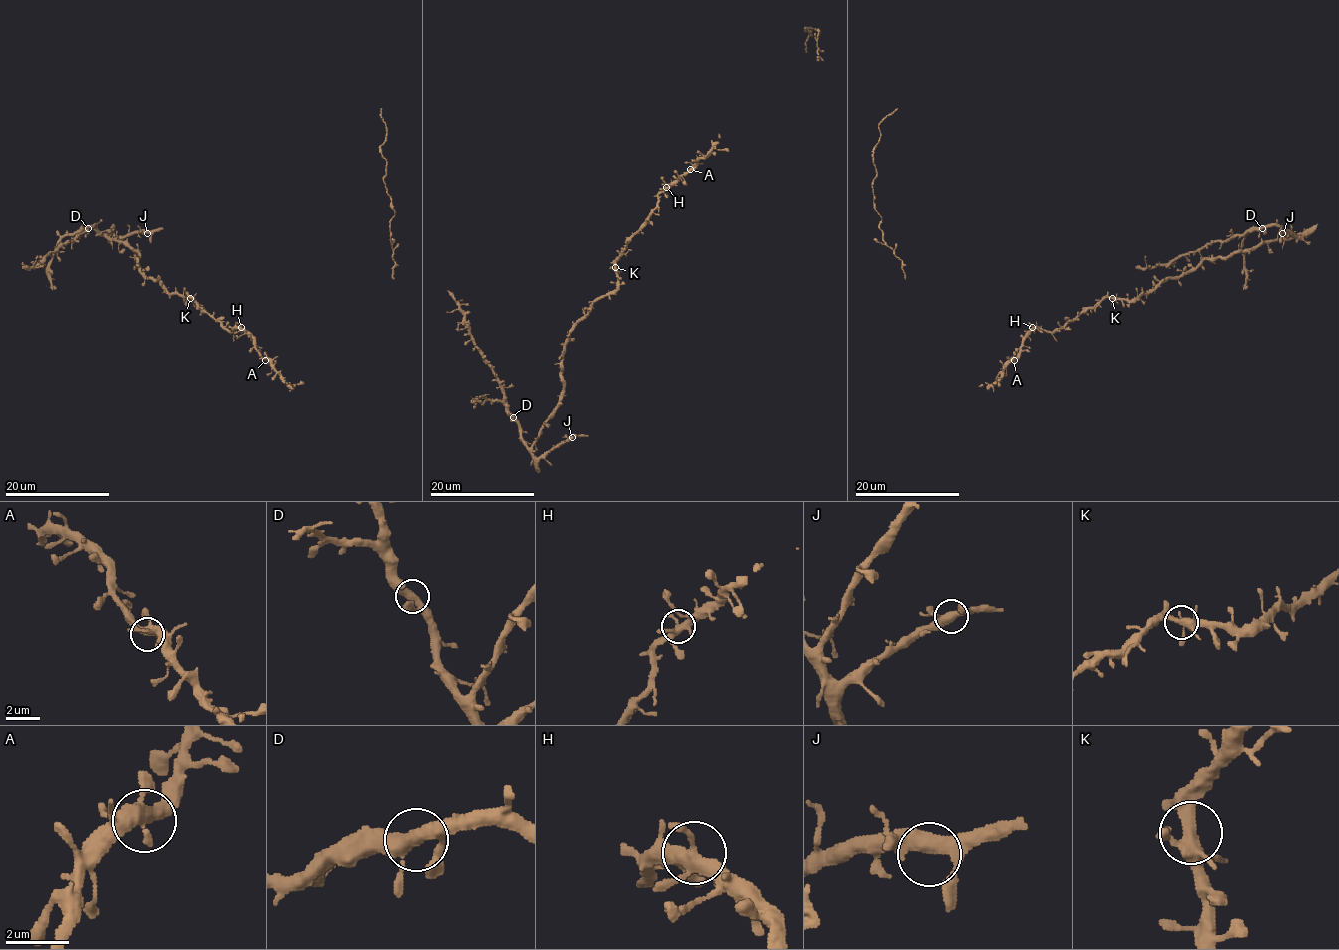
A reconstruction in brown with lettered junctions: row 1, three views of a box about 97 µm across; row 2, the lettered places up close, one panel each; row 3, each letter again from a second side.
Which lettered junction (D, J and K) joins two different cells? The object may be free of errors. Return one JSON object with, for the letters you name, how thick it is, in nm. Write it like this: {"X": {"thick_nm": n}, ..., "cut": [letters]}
{"cut": []}

